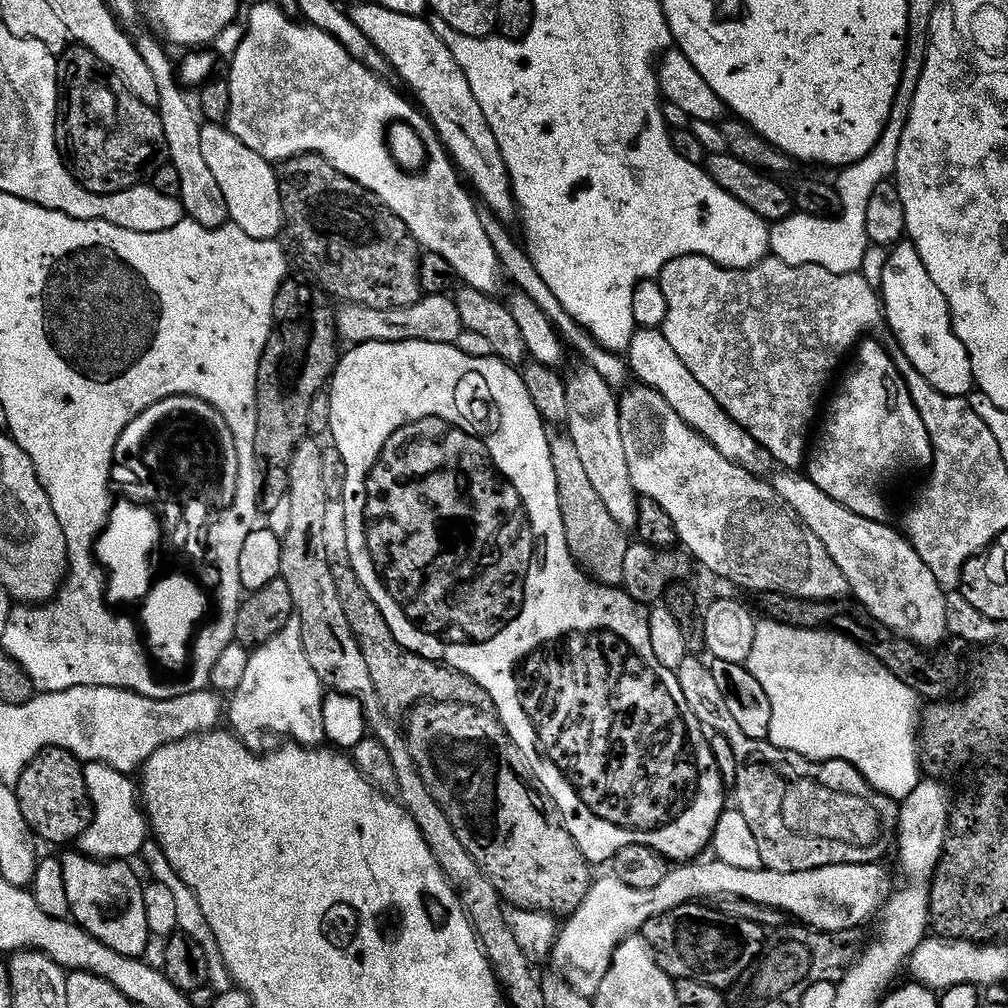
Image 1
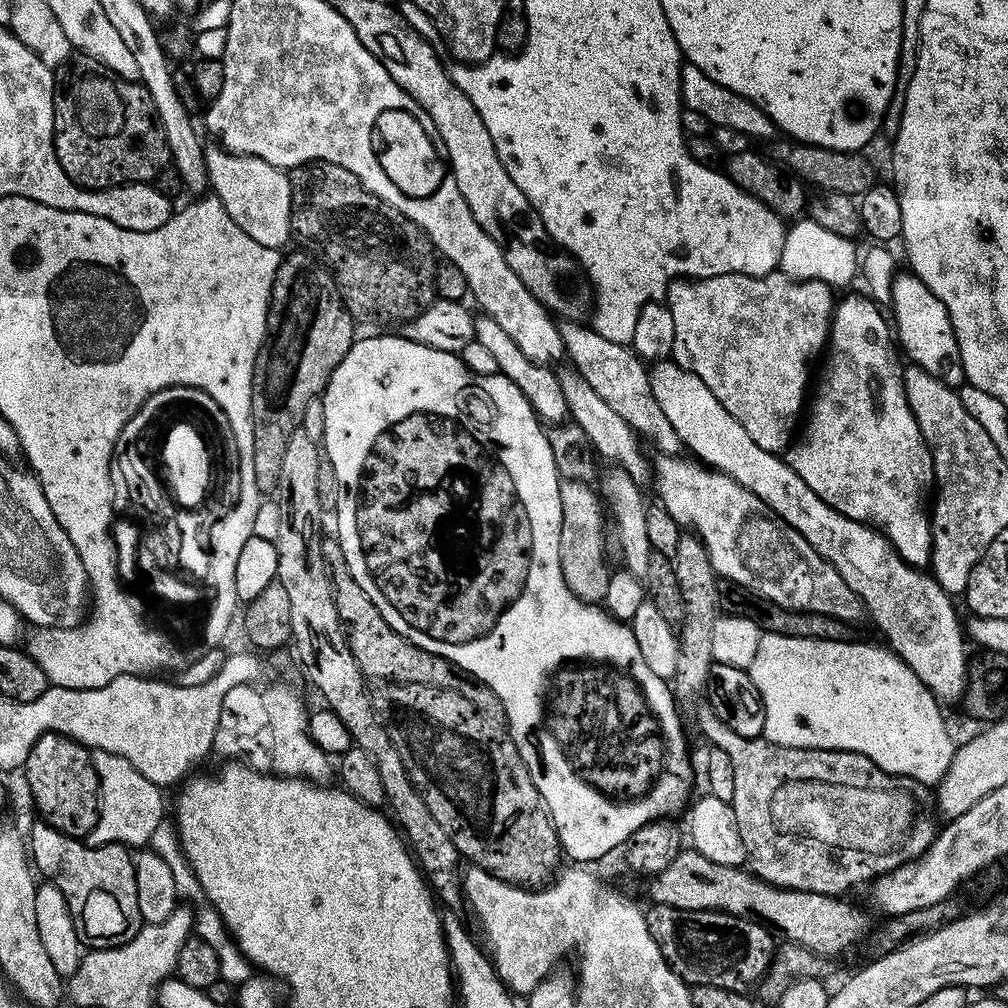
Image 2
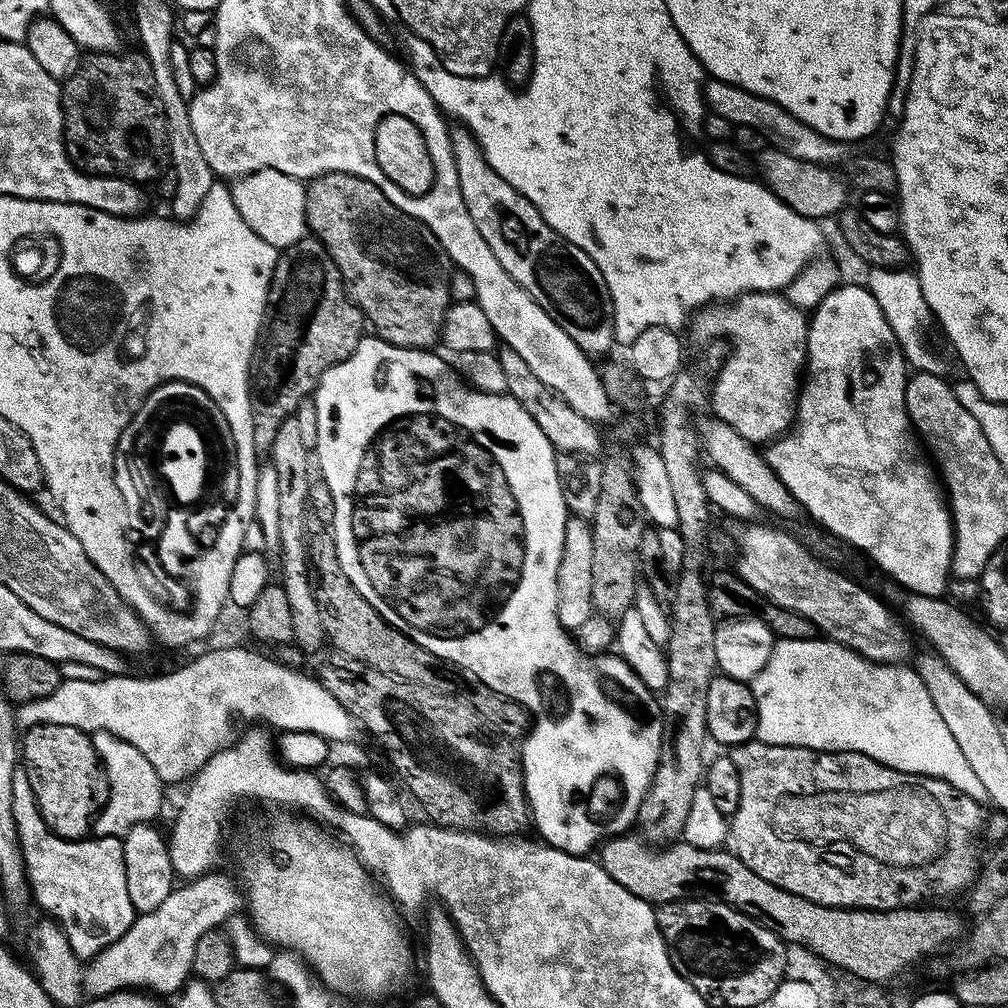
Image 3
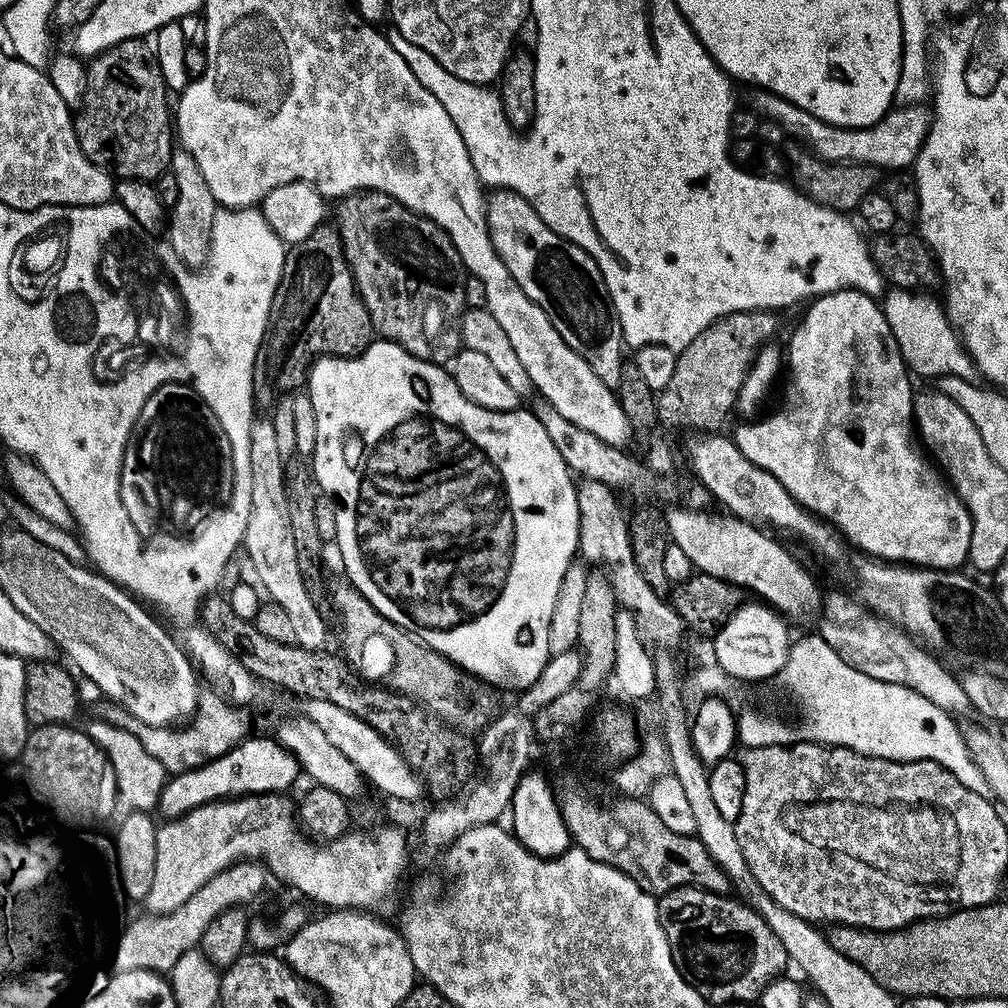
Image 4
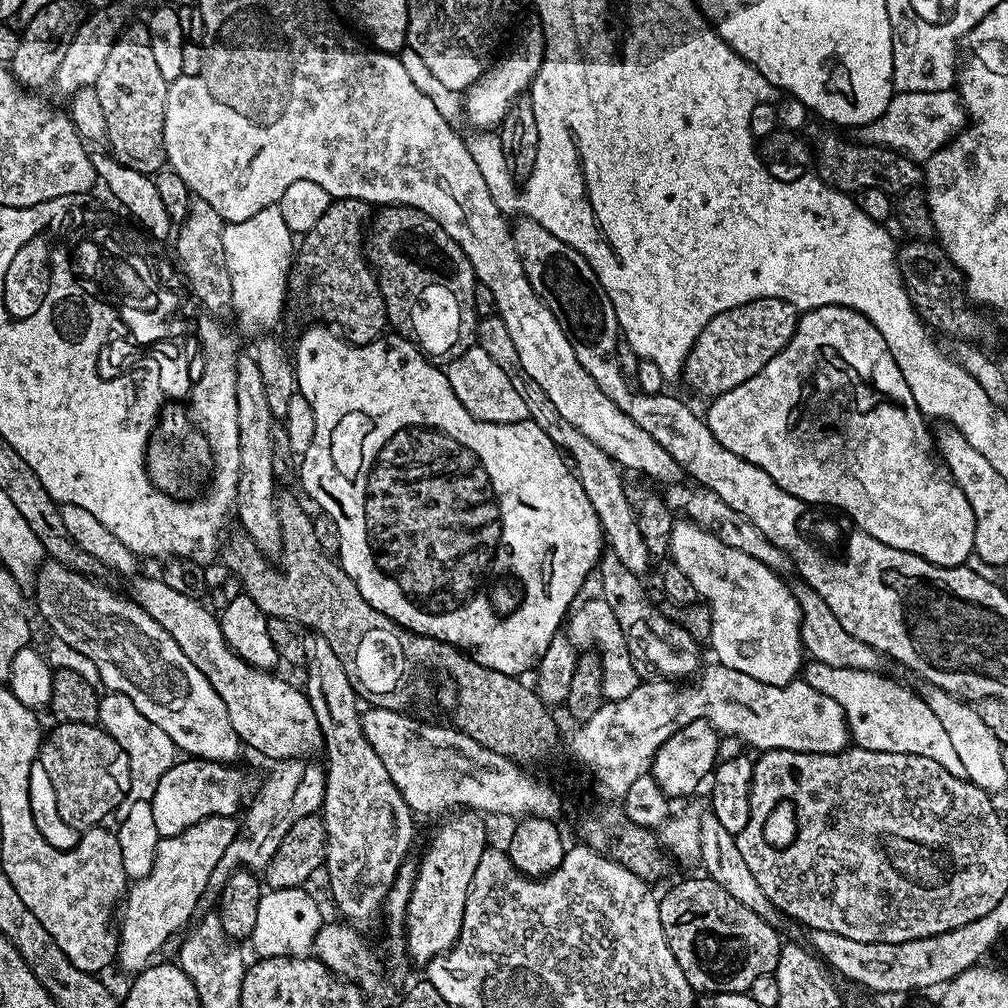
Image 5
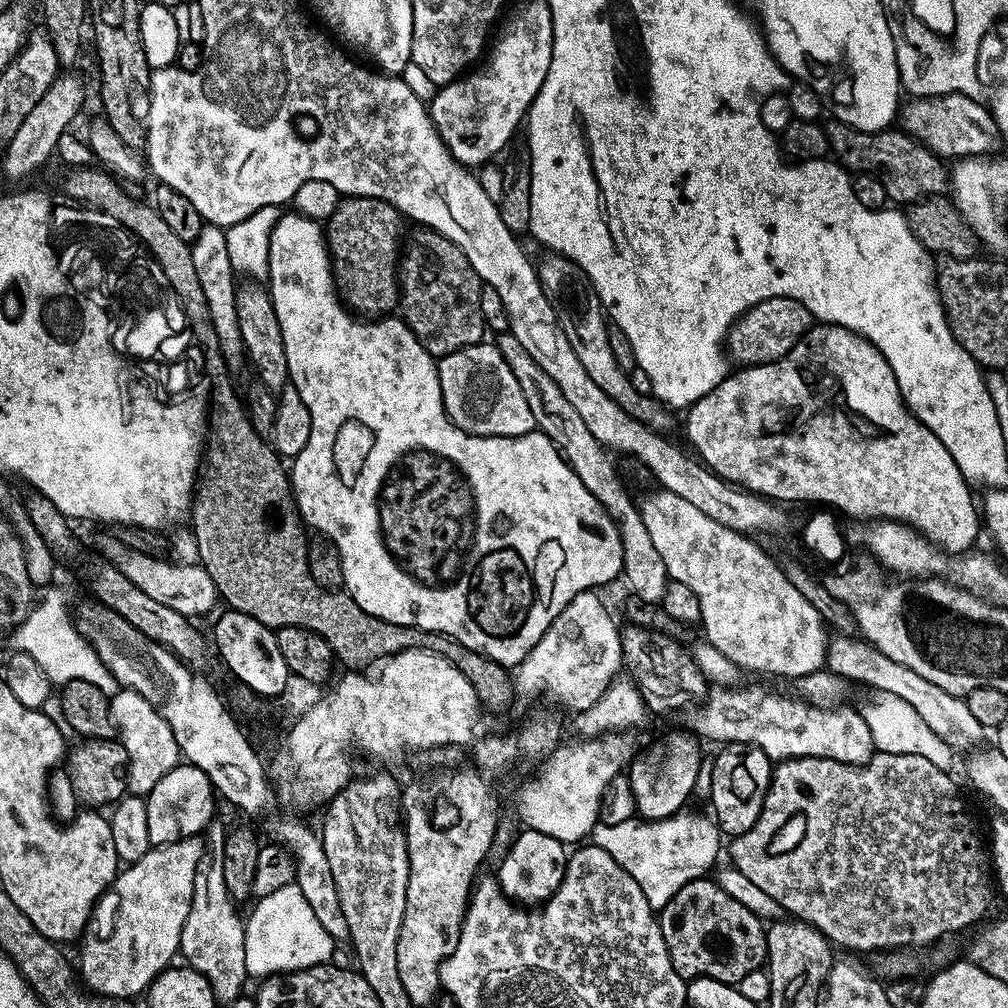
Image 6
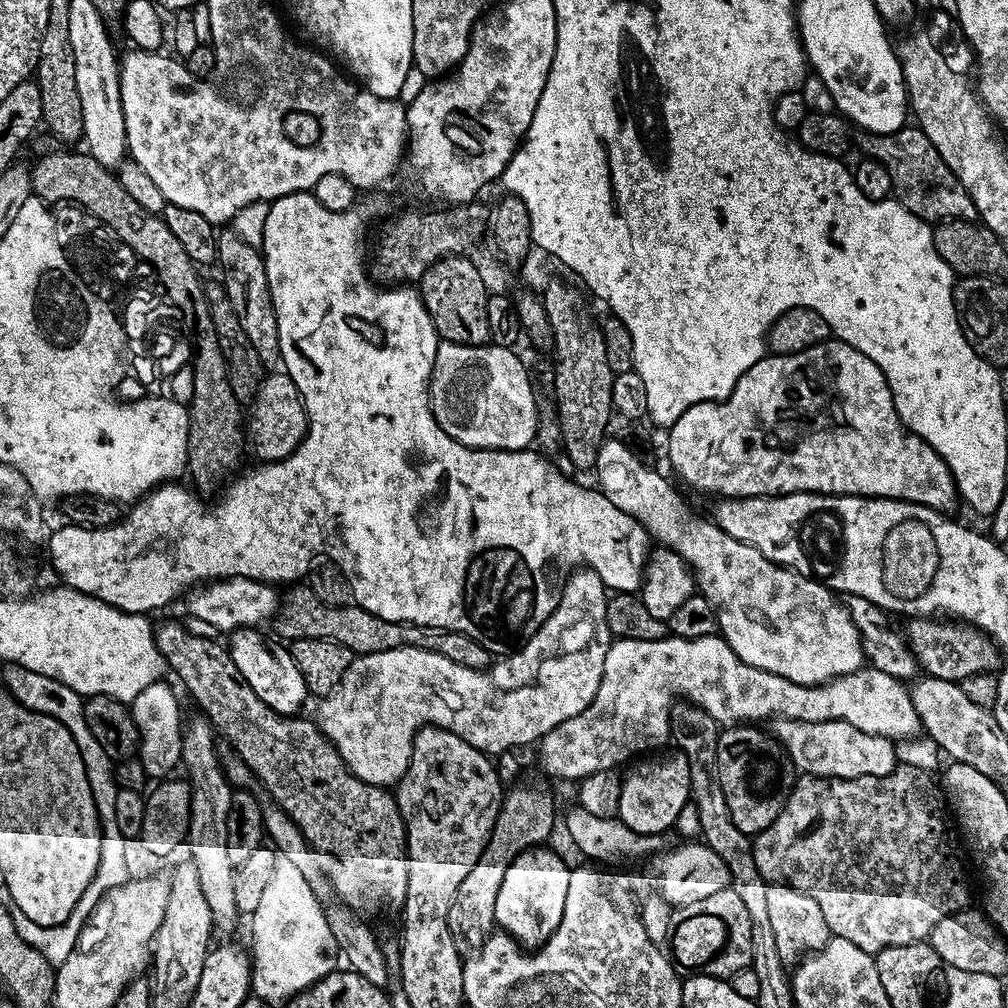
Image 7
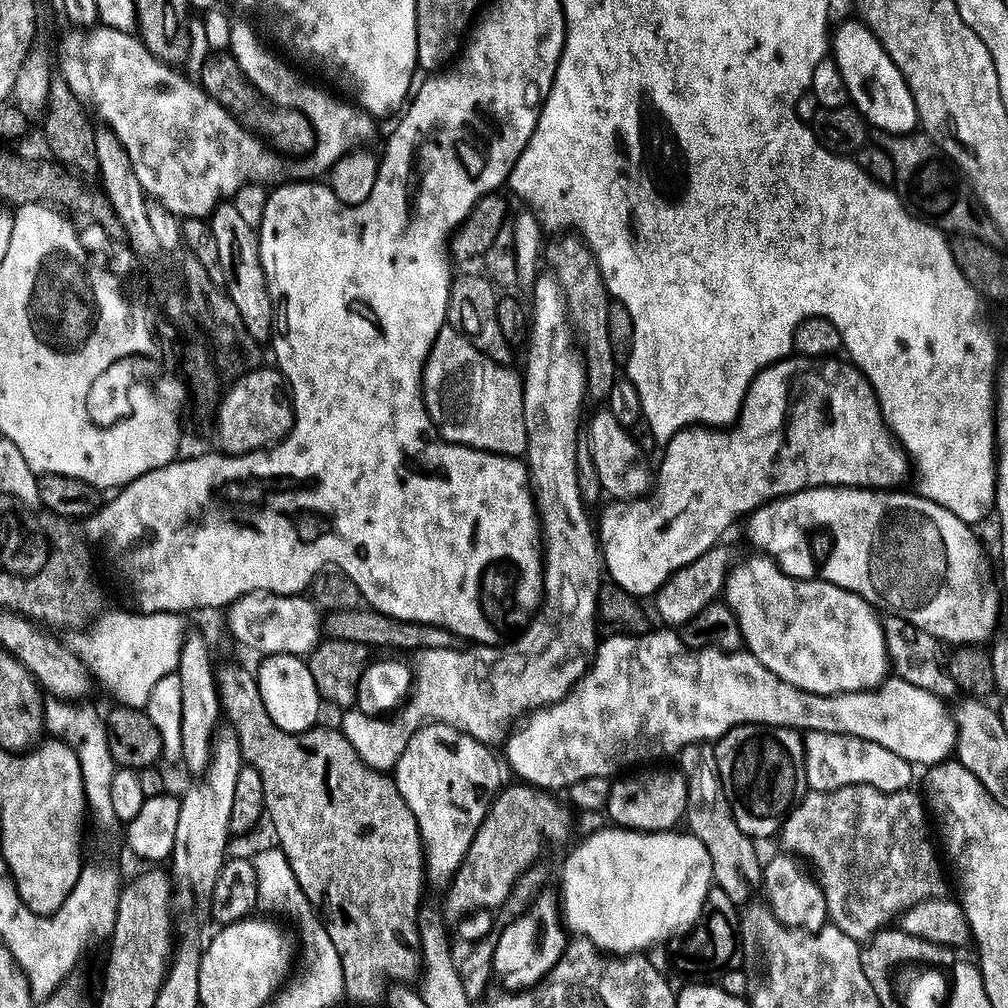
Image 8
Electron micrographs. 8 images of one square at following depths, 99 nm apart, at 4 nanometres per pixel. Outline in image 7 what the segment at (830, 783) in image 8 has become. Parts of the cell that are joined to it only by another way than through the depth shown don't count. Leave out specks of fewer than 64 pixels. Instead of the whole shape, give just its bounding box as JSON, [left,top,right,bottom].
[770,718,898,780]

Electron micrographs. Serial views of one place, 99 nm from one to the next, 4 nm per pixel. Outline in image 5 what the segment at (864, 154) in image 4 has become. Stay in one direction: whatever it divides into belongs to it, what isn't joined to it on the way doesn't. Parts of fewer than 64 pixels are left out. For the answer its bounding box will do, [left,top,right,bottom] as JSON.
[854,90,966,162]

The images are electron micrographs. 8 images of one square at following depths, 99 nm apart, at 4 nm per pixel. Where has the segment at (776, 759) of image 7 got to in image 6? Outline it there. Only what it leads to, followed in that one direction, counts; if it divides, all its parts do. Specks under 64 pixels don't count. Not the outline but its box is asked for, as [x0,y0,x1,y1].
[711,744,774,838]

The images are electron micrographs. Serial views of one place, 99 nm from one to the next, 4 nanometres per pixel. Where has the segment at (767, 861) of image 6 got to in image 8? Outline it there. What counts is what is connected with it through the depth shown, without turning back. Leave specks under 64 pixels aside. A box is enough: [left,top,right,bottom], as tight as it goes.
[778,784,950,942]

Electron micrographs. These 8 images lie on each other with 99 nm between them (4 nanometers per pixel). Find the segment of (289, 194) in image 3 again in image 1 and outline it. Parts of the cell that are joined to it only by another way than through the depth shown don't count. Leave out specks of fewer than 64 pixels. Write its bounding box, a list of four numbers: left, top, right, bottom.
[200,122,284,240]

